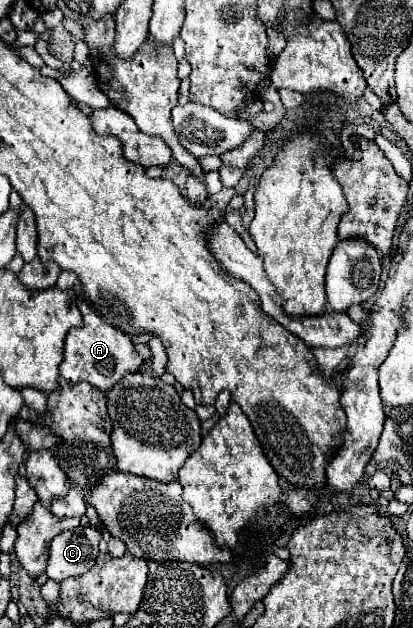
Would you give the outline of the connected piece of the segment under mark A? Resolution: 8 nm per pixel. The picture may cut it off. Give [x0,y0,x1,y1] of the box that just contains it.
[59,301,145,393]

